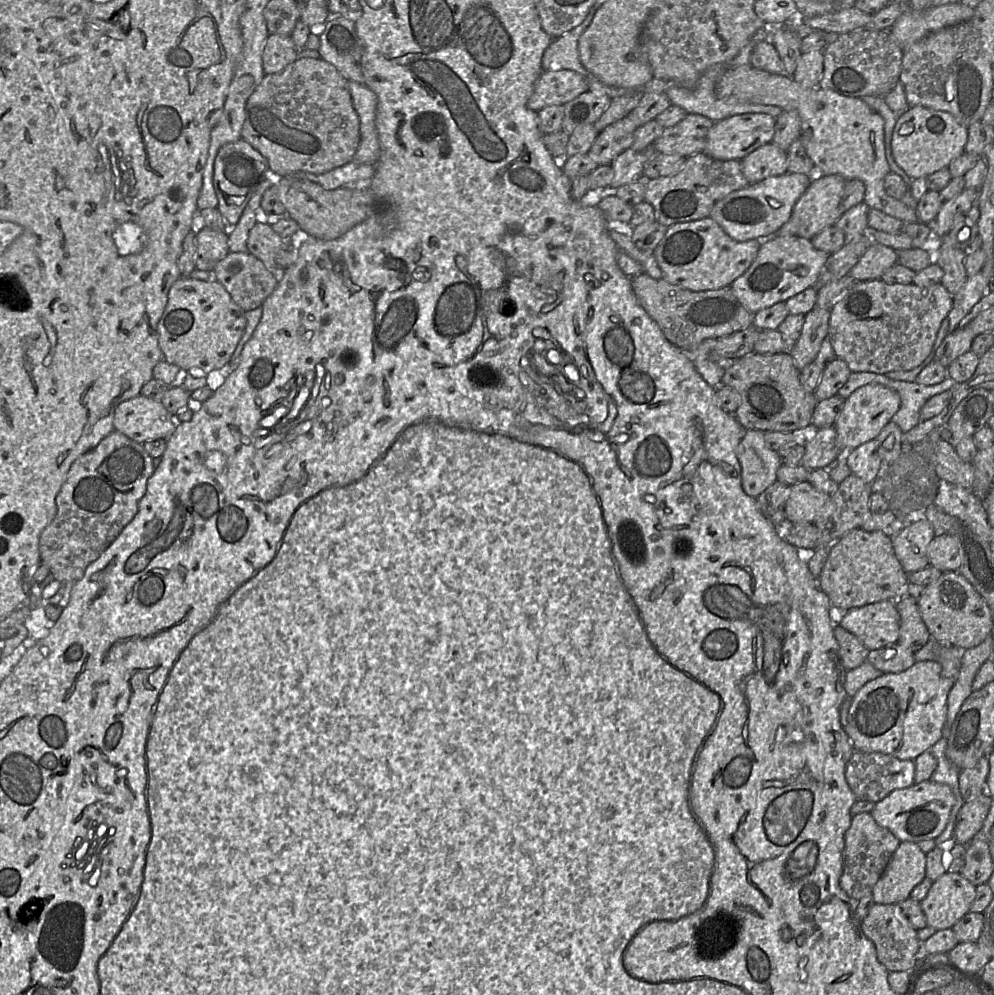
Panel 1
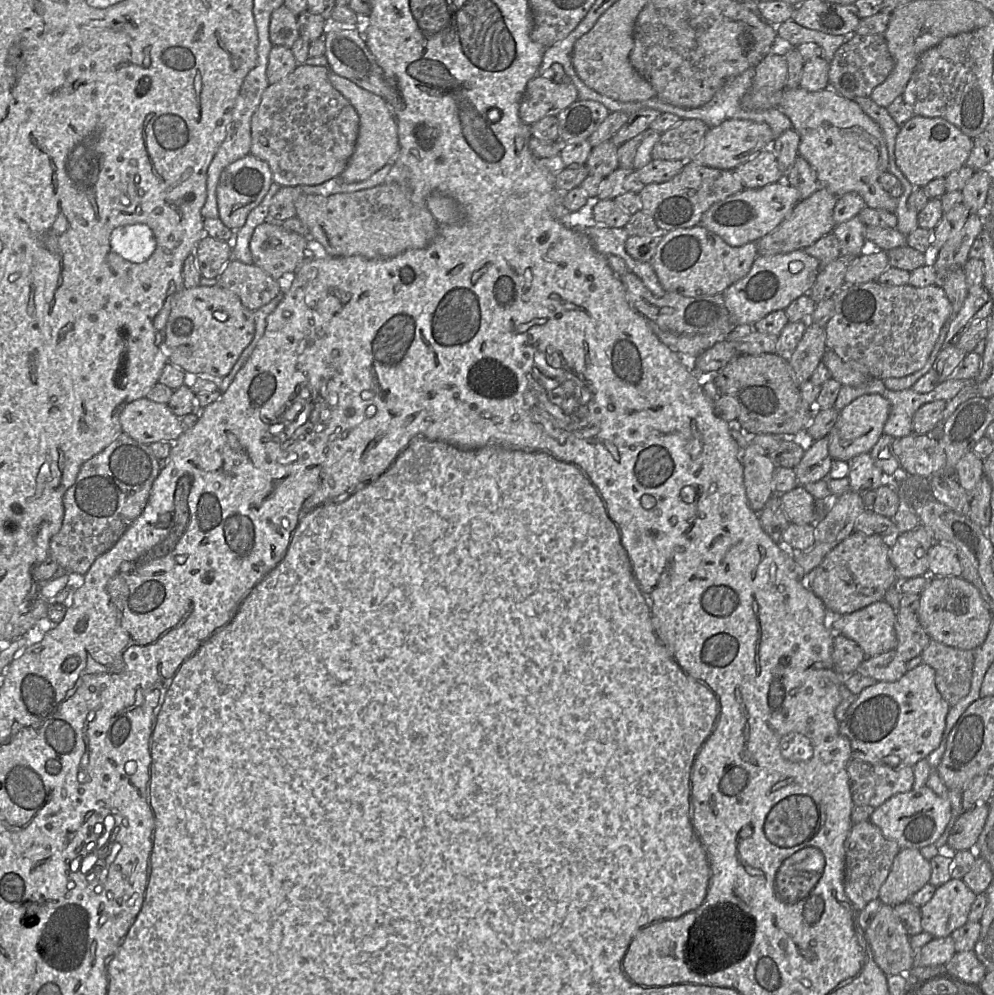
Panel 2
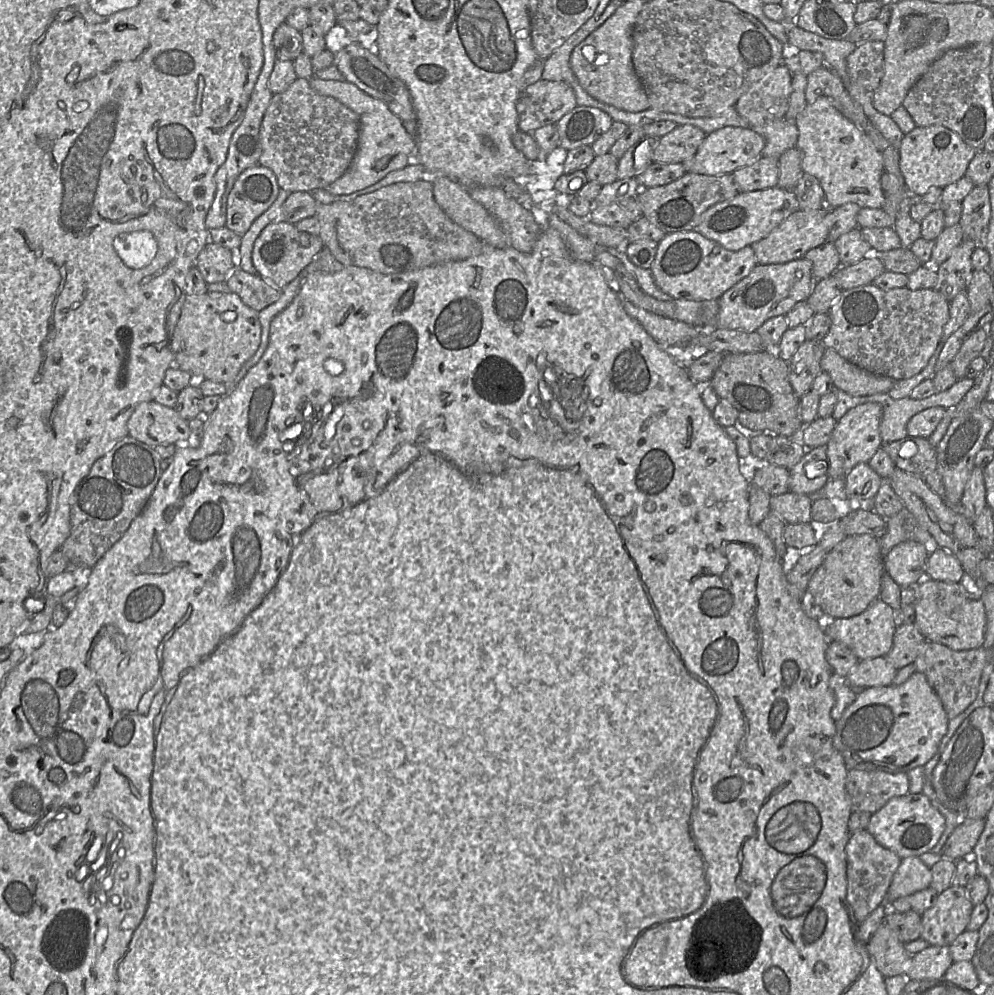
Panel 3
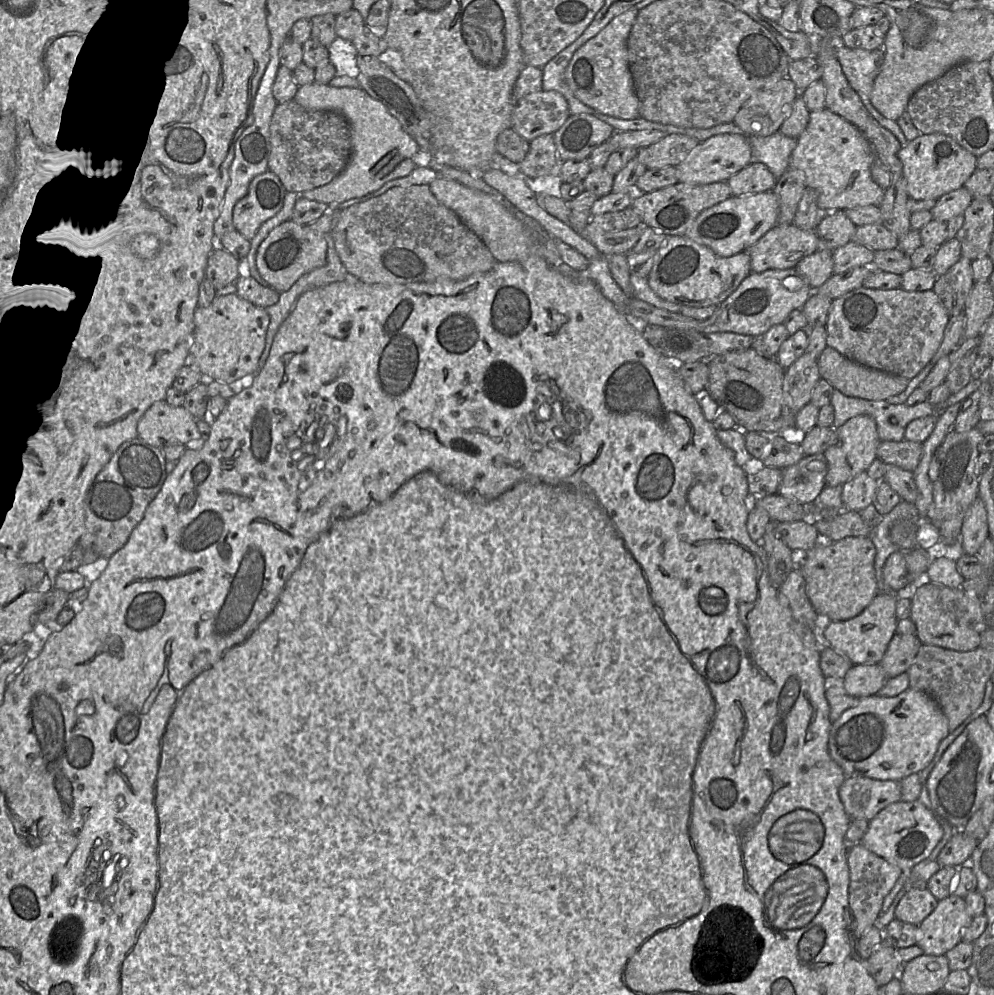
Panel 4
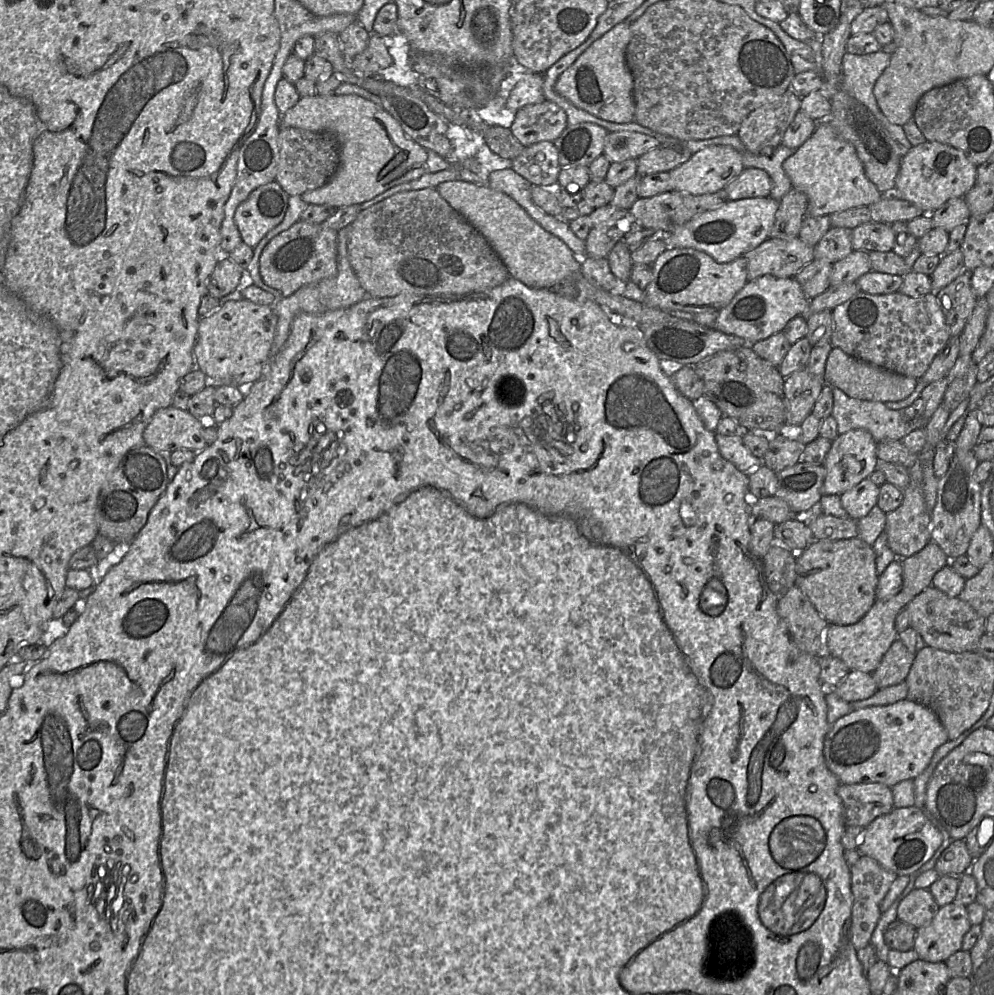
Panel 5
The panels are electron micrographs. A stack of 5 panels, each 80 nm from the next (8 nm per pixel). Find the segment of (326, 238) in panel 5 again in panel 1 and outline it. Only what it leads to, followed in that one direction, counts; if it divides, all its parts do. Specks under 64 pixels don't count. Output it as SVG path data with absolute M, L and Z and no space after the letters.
M264 220L257 221L251 228L247 248L272 273L284 271L293 264L298 250L298 247L292 245L290 237L281 237Z

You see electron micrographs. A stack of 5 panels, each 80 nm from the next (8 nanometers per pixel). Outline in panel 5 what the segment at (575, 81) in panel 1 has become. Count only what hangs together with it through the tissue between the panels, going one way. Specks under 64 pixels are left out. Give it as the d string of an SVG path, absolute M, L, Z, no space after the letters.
M544 100L518 109L509 129L524 147L528 147L542 141L554 142L566 126L565 111L554 102Z

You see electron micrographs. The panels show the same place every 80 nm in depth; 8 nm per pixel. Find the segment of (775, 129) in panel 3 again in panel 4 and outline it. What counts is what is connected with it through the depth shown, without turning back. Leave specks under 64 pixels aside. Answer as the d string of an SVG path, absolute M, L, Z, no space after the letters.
M778 131L770 136L749 137L752 163L765 164L778 180L789 167L789 158L797 146L797 139Z

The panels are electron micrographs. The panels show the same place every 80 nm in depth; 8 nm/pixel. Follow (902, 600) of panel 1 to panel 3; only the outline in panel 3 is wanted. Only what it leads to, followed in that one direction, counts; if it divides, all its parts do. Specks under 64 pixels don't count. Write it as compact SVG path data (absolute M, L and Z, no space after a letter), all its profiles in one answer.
M899 623L893 637L892 648L886 657L899 670L914 663L923 651L926 643L927 640L915 623Z

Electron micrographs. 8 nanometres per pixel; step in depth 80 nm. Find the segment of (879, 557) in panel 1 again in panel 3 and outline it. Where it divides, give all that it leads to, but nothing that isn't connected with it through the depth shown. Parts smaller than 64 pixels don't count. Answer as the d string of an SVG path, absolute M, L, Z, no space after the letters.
M871 535L846 536L826 556L811 577L807 600L827 619L850 618L865 611L880 596L885 559L880 541Z

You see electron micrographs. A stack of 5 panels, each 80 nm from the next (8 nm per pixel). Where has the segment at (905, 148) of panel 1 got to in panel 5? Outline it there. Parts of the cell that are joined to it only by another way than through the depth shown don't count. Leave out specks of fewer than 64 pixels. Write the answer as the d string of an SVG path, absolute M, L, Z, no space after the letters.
M926 141L903 154L893 196L907 200L924 214L932 214L952 198L964 198L977 182L977 167L950 145Z

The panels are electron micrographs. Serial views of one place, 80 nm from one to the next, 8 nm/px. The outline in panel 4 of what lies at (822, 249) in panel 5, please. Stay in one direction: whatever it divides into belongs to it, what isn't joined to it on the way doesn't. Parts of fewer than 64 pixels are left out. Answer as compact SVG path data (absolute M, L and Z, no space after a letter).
M845 210L827 211L826 217L816 229L820 249L834 251L854 240L857 226L847 217Z

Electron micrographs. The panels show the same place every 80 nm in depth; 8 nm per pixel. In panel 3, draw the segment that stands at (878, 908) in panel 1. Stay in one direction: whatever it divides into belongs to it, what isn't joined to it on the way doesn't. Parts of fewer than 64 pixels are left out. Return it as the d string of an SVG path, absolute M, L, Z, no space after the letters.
M885 920L868 942L867 950L885 978L906 974L912 957L907 953L904 943L900 941Z

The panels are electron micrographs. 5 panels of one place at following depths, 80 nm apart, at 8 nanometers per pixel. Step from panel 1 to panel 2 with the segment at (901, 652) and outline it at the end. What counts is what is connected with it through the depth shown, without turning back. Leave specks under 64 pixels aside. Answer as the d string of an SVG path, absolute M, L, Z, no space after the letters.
M891 650L874 657L867 657L856 672L877 682L894 682L907 672L906 665L907 662L900 658L896 650Z

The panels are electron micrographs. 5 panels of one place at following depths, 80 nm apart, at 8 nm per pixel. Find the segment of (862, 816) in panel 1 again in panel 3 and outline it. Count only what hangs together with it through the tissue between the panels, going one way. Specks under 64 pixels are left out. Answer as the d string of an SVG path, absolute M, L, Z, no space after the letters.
M867 829L850 835L846 846L847 855L847 900L858 923L886 900L886 893L901 858L880 845Z

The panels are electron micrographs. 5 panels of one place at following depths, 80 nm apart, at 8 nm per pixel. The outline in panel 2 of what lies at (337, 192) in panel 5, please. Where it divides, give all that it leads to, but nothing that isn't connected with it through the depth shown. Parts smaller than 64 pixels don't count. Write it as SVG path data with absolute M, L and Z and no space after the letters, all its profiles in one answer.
M330 71L330 81L333 87L349 100L360 120L354 153L339 177L345 183L355 183L368 179L387 164L391 164L390 169L392 169L392 163L399 151L398 130L394 112L380 96L359 87L349 79L342 78L334 71Z

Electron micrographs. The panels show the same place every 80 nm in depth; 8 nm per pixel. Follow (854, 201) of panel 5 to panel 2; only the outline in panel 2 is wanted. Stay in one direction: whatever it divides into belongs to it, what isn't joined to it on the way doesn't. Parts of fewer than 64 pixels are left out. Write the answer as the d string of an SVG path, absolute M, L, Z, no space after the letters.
M800 86L794 89L786 88L777 109L788 116L793 128L798 132L799 155L815 168L820 185L837 197L855 192L864 199L867 207L895 213L898 199L890 196L879 182L880 176L888 171L888 149L882 130L855 100L846 98L830 88L810 92Z

